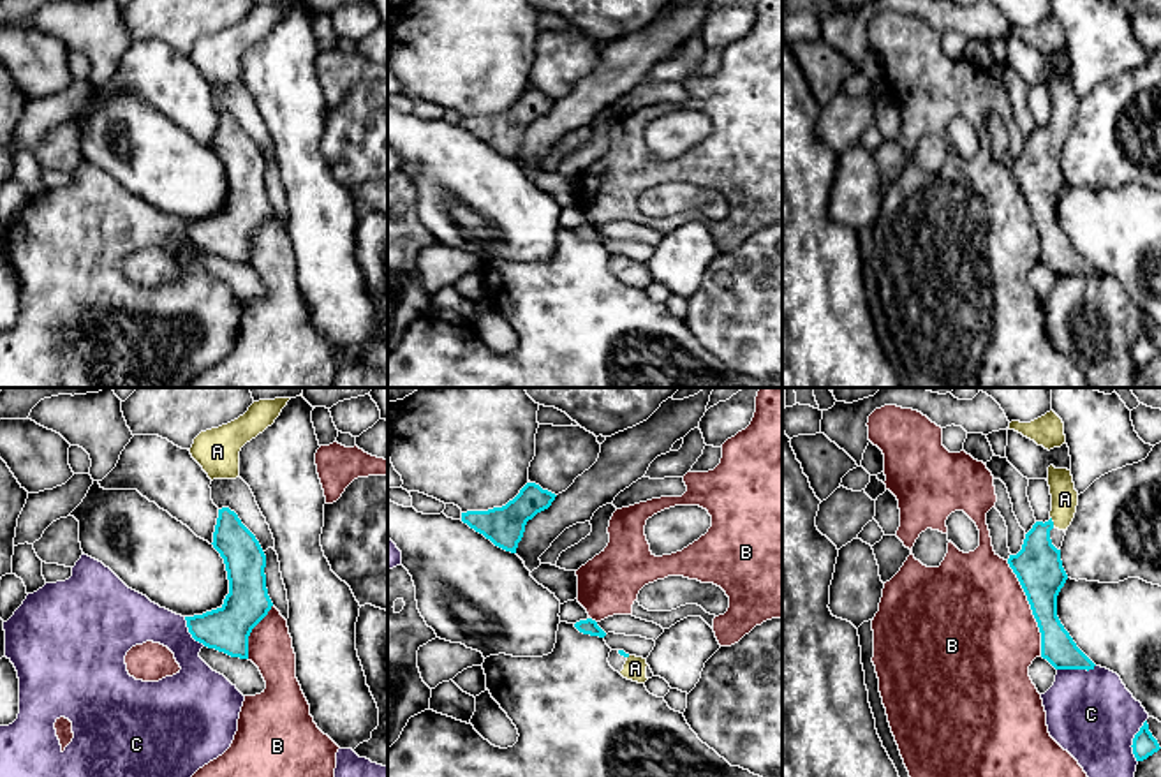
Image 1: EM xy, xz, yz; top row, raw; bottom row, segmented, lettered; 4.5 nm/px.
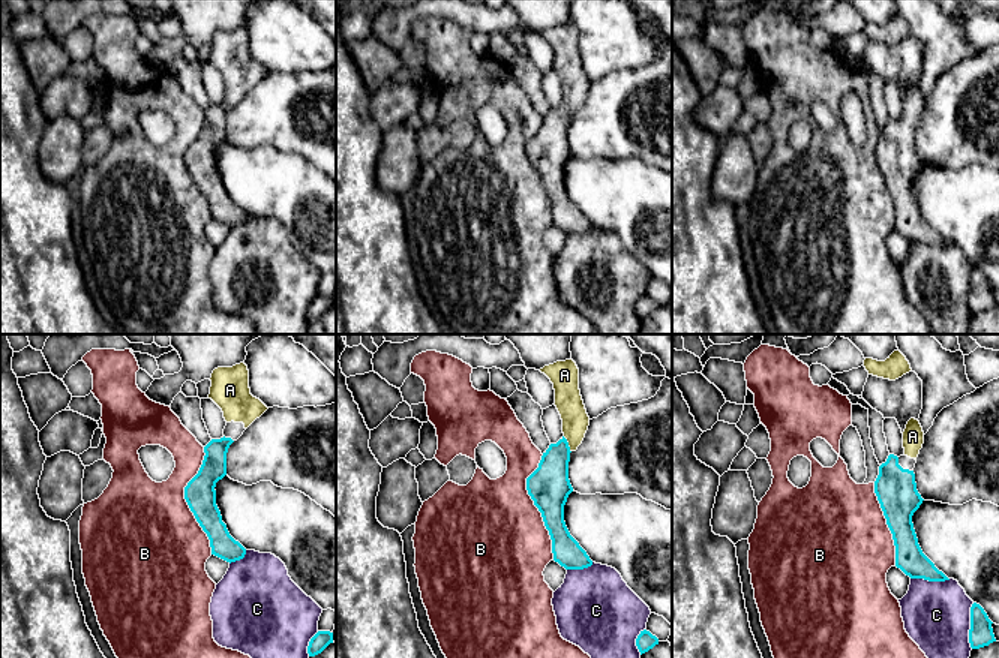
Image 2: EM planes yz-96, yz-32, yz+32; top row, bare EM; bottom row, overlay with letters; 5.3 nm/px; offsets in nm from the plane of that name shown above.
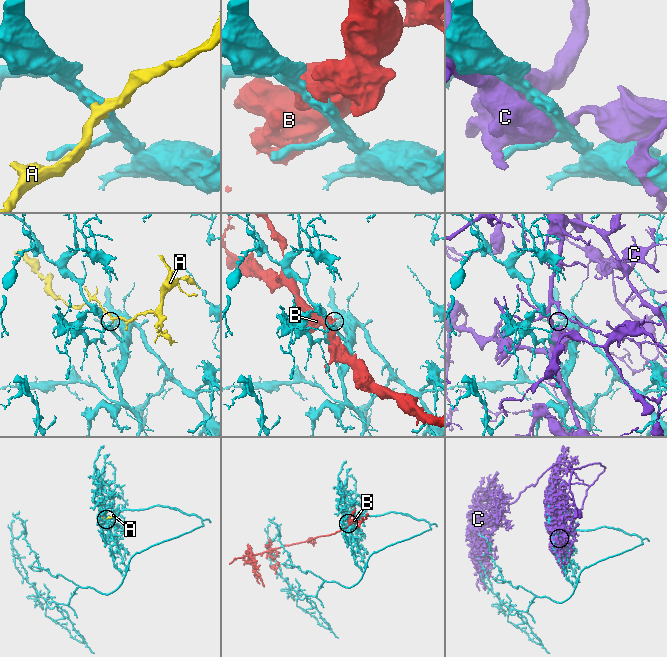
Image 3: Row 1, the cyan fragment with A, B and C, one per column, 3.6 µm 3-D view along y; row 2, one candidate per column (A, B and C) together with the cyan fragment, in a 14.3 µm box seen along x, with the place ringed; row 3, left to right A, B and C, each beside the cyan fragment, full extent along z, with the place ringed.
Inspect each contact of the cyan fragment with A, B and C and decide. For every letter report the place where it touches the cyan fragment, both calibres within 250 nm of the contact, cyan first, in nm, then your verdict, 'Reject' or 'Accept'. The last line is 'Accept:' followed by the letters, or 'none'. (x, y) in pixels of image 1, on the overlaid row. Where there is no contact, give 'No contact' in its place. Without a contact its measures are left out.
A: Touches cyan at yz (1052, 522). Thickness 220 nm (cyan) against 130 nm. Accept
B: Touches cyan at yz (1031, 608). Thickness 220 nm (cyan) against 500 nm. Reject
C: Touches cyan at yz (1133, 740). Thickness 110 nm (cyan) against 400 nm. Reject
Accept: A

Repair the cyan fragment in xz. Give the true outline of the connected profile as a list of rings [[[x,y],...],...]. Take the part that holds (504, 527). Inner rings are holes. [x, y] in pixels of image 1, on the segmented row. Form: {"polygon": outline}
{"polygon": [[[527,483],[506,506],[462,513],[462,522],[483,534],[495,546],[516,553],[527,522],[548,509],[555,497],[555,493],[543,490],[539,485]]]}

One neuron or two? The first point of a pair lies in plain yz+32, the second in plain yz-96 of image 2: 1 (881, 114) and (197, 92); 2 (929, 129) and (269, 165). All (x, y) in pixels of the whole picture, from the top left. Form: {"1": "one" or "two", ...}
{"1": "one", "2": "two"}

